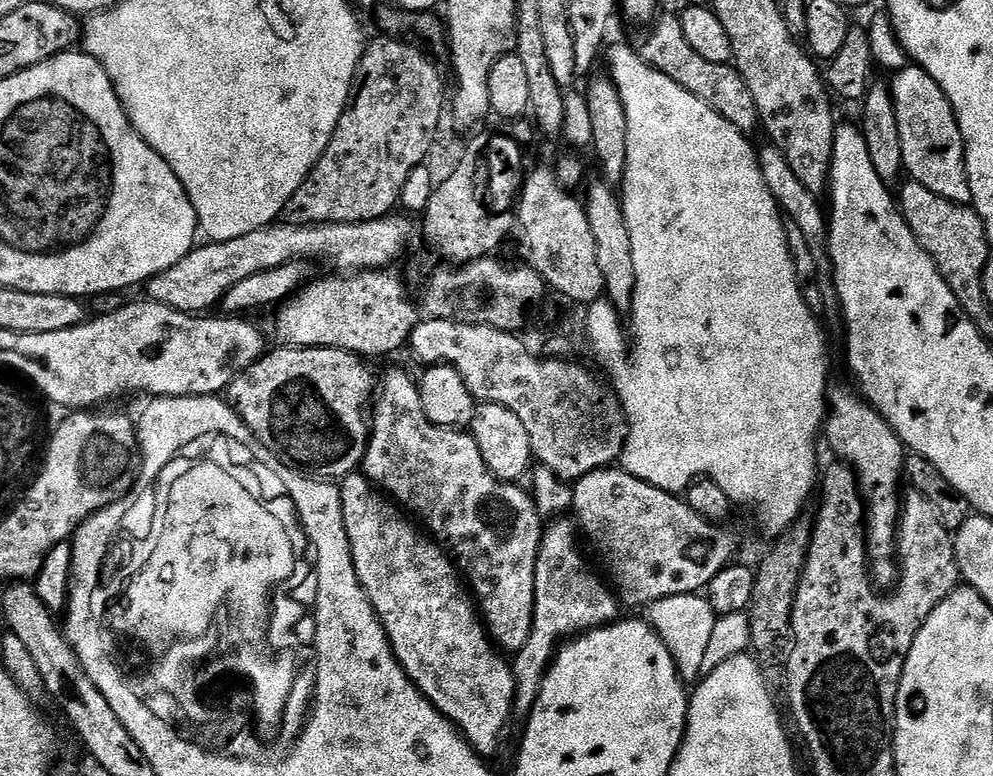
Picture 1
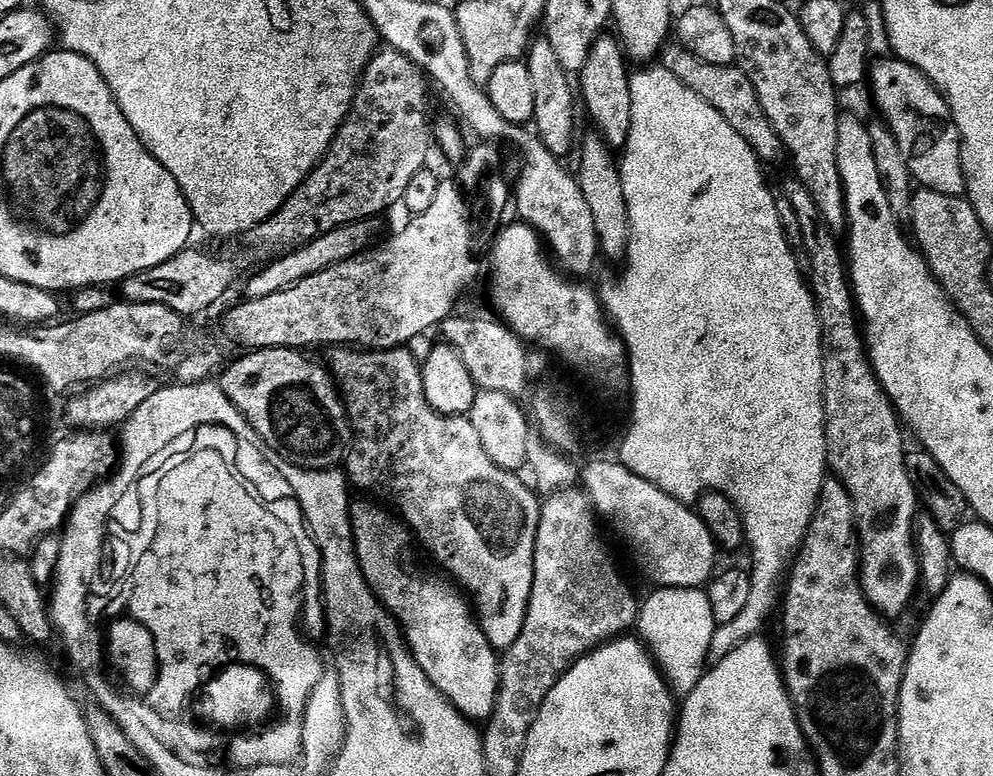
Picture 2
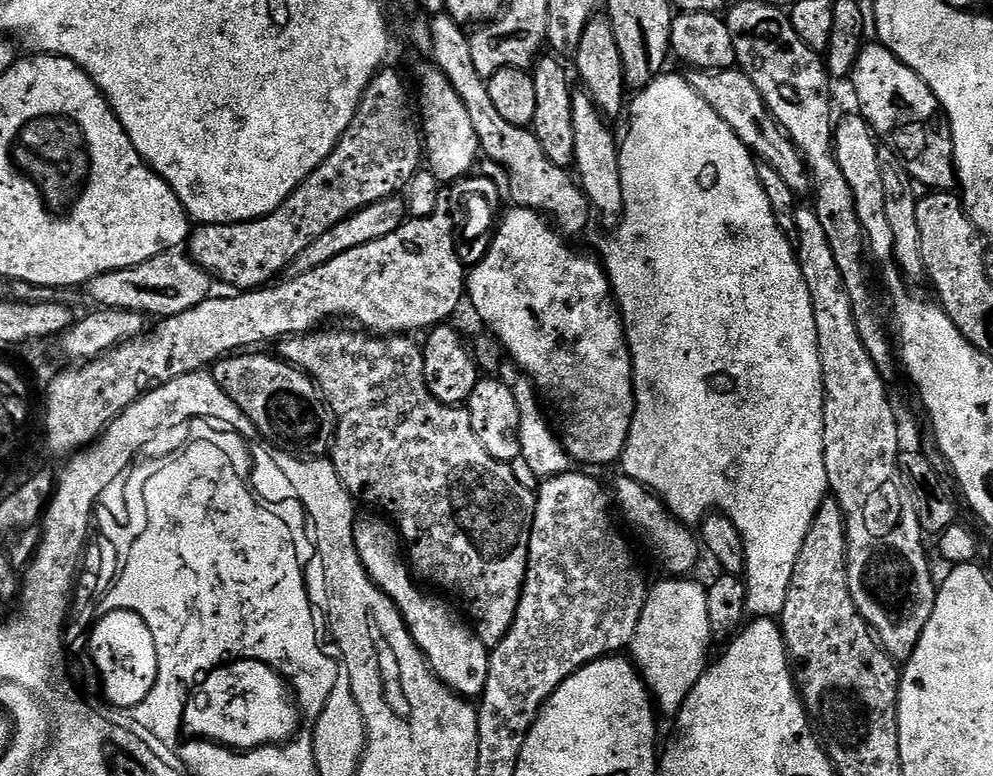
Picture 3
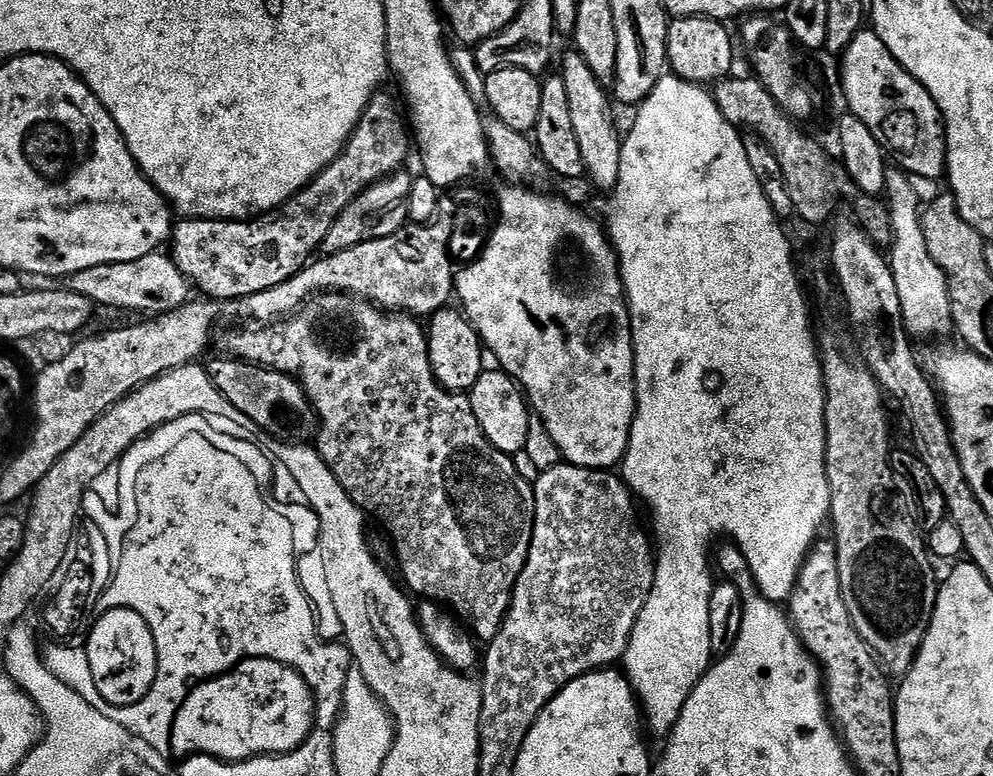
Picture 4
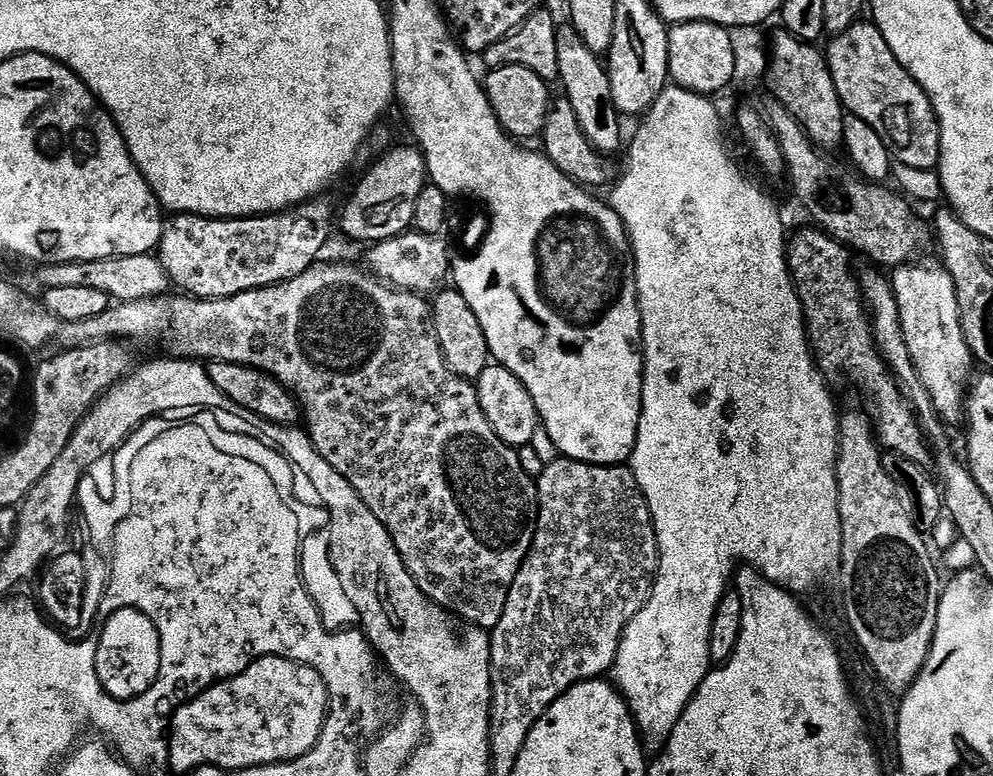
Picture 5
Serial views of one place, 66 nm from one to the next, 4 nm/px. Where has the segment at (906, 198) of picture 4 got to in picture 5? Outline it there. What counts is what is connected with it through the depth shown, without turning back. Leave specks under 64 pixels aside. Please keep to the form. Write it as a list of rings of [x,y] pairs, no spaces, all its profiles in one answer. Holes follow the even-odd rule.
[[[909,262],[895,269],[890,276],[892,289],[898,298],[898,314],[902,318],[906,350],[910,350],[918,378],[922,378],[922,386],[926,386],[940,419],[945,425],[953,426],[959,420],[961,423],[966,416],[974,357],[962,330],[954,278],[942,266],[931,268],[928,264],[920,263]]]

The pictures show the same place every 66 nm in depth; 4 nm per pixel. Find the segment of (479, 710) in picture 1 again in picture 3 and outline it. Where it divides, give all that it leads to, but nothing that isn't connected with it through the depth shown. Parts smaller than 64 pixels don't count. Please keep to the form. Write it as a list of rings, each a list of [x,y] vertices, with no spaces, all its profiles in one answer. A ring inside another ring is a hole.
[[[368,515],[372,516],[365,520],[364,517],[357,519],[354,526],[354,544],[368,576],[392,599],[394,606],[402,614],[414,642],[420,647],[420,653],[428,659],[432,673],[459,696],[483,696],[488,681],[490,650],[472,631],[471,623],[459,611],[452,612],[447,599],[439,595],[431,596],[419,588],[421,585],[406,559],[406,549],[395,527],[379,515]]]

